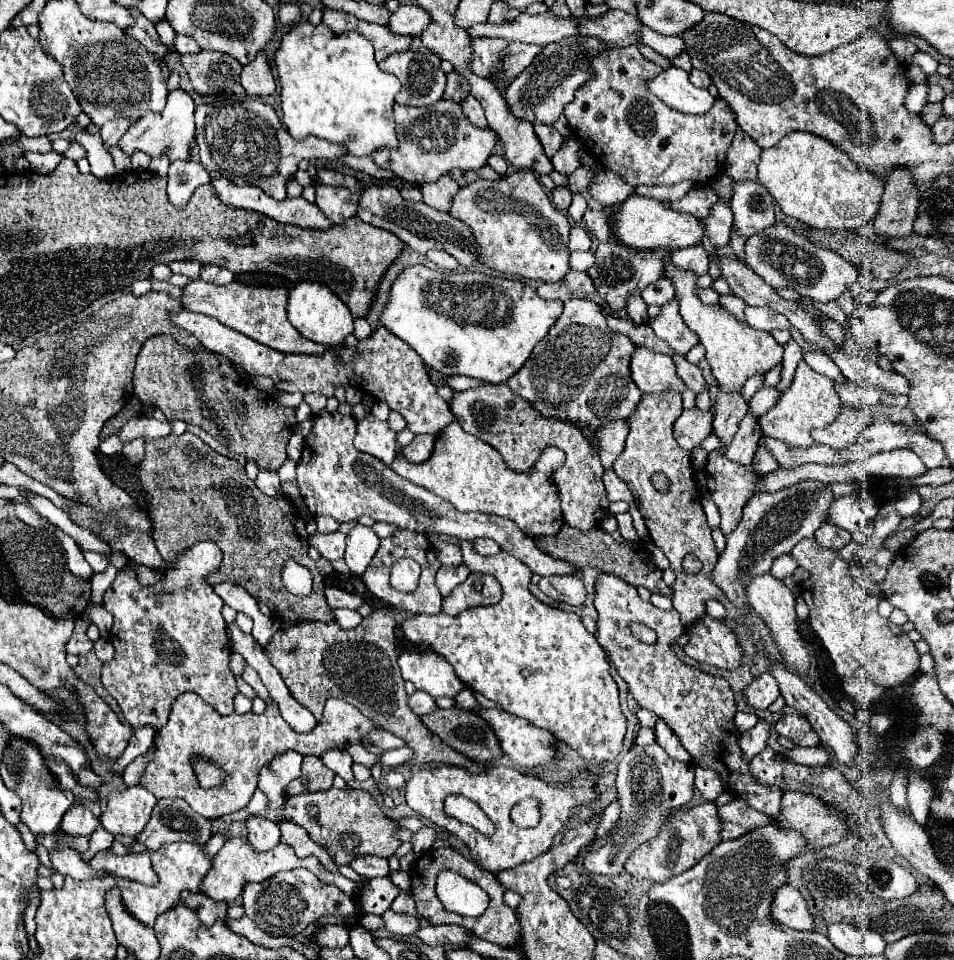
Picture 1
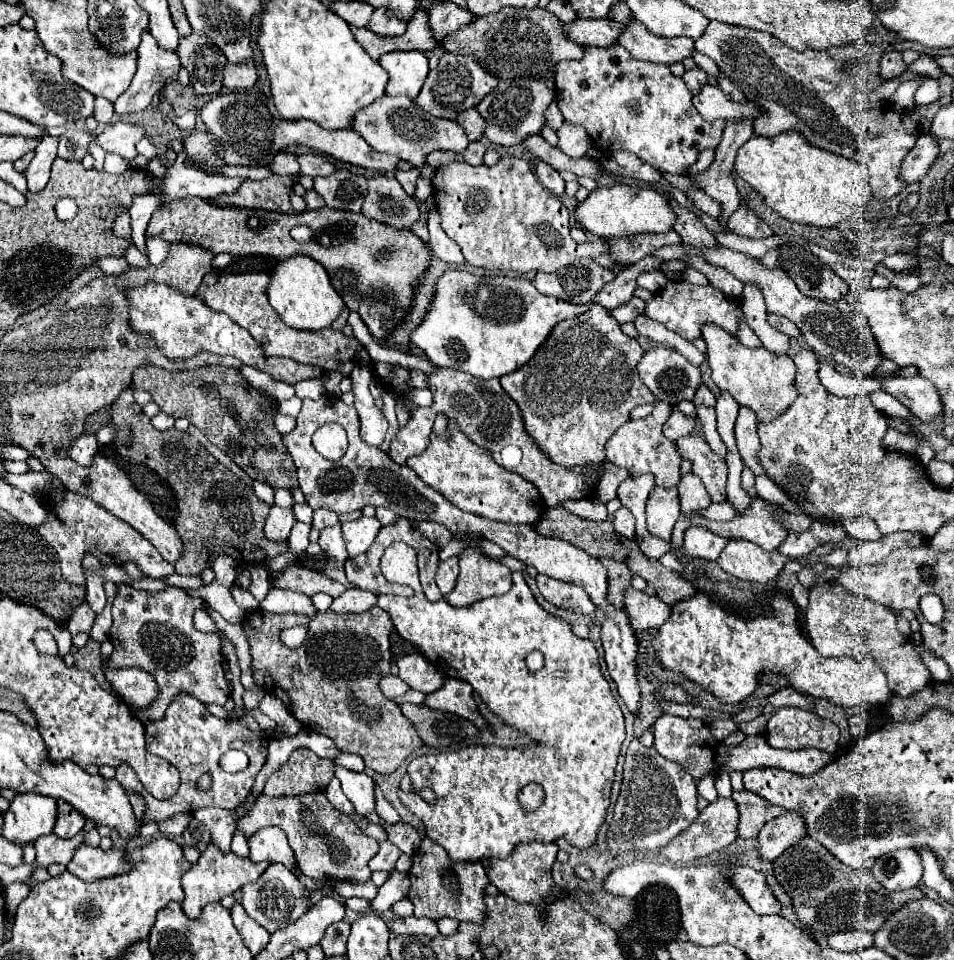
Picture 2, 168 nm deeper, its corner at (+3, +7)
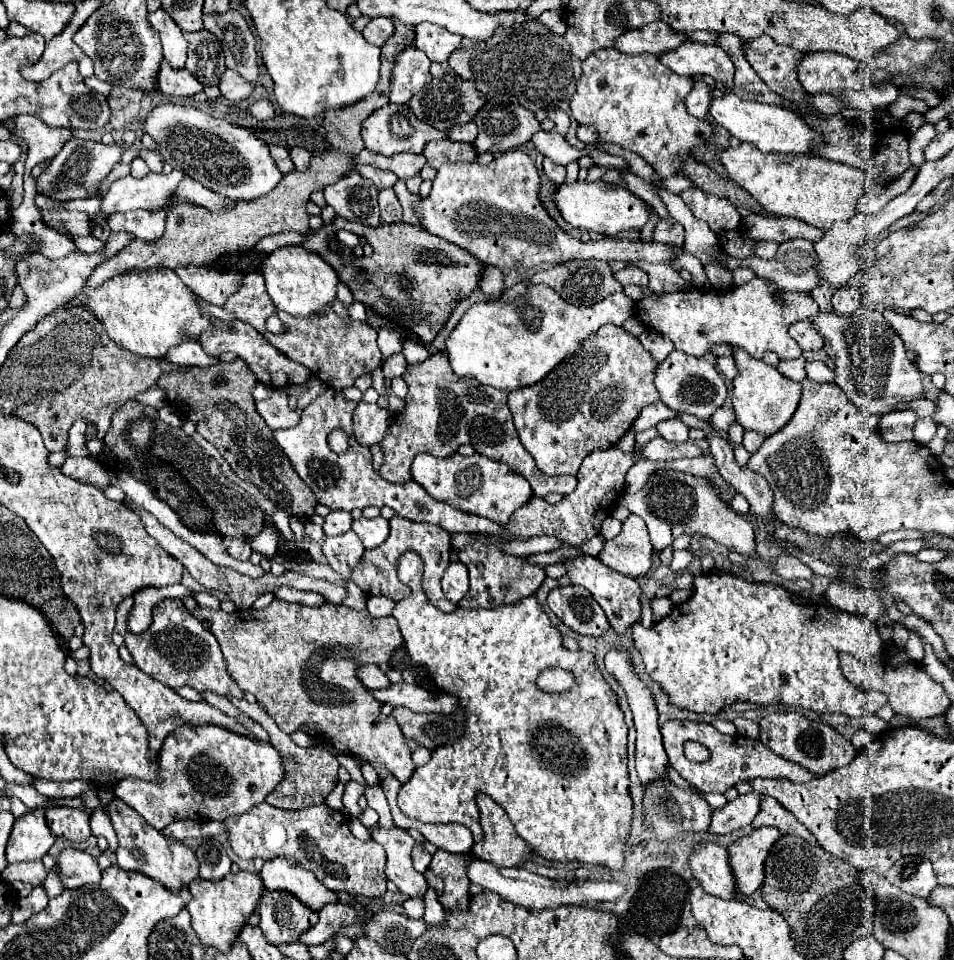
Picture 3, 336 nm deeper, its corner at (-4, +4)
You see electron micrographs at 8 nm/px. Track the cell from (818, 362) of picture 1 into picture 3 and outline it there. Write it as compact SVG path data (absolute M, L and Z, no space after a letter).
M918 419L914 427L914 441L920 445L928 445L936 435L936 429L938 425L932 419Z

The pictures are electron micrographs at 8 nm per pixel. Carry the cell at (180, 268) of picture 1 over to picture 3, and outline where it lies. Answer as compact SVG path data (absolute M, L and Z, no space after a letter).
M128 211L124 215L112 215L108 225L112 231L132 231L136 237L144 239L144 241L152 241L158 239L164 233L164 219L166 213L158 211L156 215L152 215L150 211Z

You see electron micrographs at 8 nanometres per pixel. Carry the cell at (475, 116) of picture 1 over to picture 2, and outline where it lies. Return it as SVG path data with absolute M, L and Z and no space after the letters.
M469 108L469 110L463 110L457 114L457 122L467 128L467 136L469 140L481 140L483 134L485 134L485 128L487 128L487 122L485 118L479 114L477 108Z

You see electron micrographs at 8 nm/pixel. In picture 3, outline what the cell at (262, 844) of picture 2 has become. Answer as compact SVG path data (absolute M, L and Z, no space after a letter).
M270 859L264 863L260 877L264 887L270 891L286 891L300 899L308 909L320 911L324 903L336 903L338 895L330 893L326 887L318 883L318 879L304 871L294 859Z

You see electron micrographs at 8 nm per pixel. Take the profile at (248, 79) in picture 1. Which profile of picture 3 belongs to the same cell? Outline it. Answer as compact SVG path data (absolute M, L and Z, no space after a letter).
M226 69L220 77L220 91L222 91L222 97L236 103L236 101L242 101L246 97L250 97L250 93L254 91L254 85L248 83L246 79L240 79L240 75L236 75L234 71Z

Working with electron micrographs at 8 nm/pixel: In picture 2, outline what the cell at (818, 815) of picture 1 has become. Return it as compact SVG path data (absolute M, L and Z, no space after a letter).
M785 810L783 816L777 816L769 820L757 840L759 840L759 852L765 860L775 860L779 858L787 848L797 844L801 838L807 836L805 820L793 810Z

